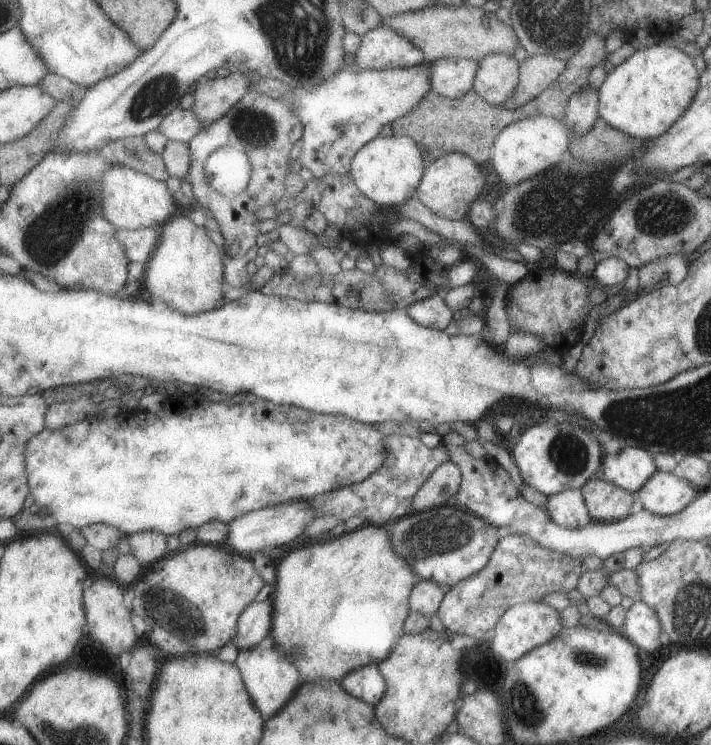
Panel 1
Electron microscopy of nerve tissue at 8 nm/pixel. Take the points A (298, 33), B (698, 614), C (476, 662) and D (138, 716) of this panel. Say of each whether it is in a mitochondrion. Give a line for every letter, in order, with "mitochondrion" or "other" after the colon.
A: mitochondrion
B: mitochondrion
C: other
D: other

